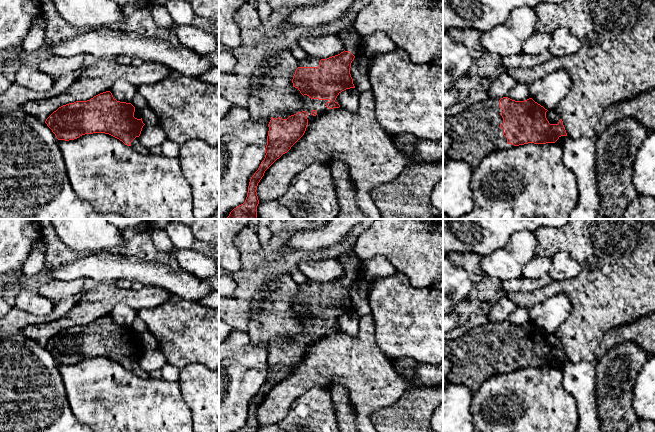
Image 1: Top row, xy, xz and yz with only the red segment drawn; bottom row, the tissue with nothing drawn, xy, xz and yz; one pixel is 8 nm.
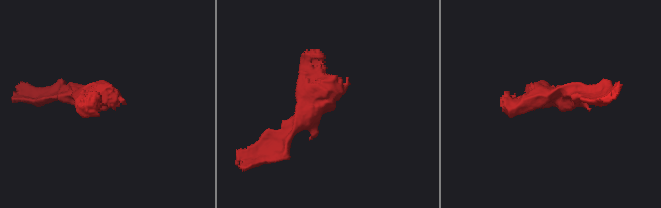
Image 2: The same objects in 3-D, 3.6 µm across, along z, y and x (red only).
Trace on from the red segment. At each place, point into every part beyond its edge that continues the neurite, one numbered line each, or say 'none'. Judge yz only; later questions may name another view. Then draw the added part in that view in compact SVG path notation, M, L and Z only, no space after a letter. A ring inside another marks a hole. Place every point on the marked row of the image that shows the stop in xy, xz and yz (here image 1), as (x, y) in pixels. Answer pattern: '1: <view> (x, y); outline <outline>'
1: yz (475, 133); outline M488 98L465 108L460 115L443 117L443 132L451 138L449 158L463 160L475 169L487 155L513 148L500 127L502 111L499 100Z

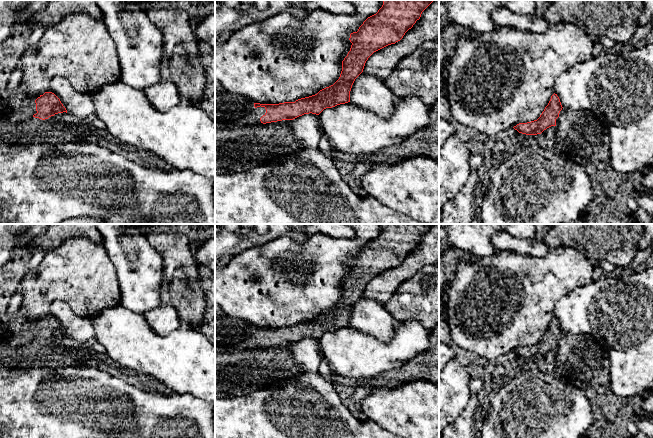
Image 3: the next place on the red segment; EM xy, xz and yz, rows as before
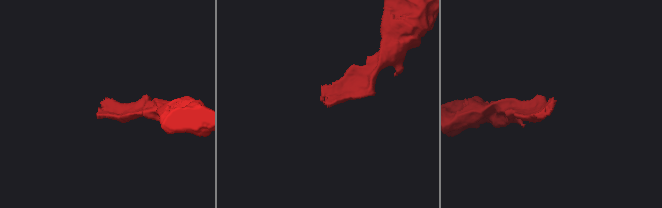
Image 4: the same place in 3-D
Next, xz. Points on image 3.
1: xz (233, 111); outline M224 89L215 90L215 128L236 129L260 124L265 107L254 107L254 102Z

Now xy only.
1: xy (16, 105); outline M22 86L0 90L0 121L19 123L32 119L37 113L35 100L38 97L30 96Z

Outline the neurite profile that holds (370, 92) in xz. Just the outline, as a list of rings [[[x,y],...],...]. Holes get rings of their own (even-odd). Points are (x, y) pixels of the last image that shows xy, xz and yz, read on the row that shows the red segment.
[[[362,72],[350,91],[350,102],[381,117],[389,118],[394,113],[396,97],[383,79]]]

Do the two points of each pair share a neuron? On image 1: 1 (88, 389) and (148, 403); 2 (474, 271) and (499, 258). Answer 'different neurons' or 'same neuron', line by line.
1: same neuron
2: different neurons

